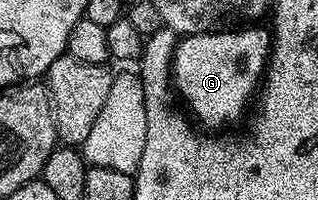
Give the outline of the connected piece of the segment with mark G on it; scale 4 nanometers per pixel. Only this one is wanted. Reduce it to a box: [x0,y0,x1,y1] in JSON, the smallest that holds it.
[172,26,272,130]

